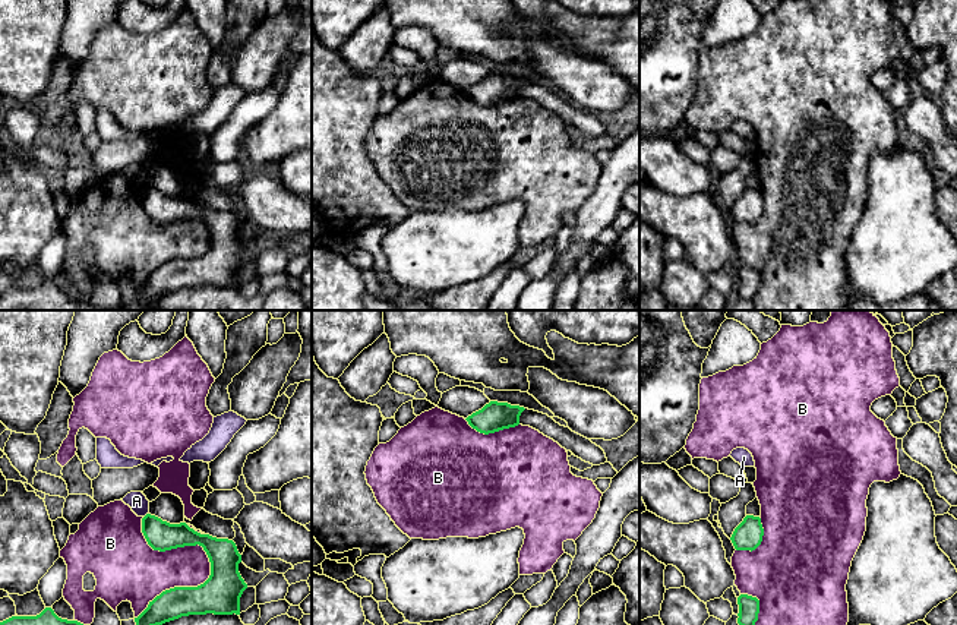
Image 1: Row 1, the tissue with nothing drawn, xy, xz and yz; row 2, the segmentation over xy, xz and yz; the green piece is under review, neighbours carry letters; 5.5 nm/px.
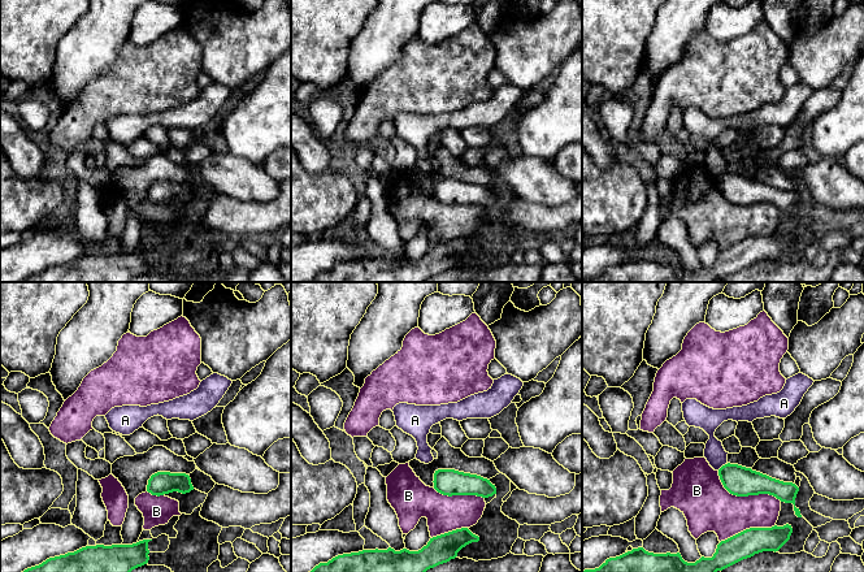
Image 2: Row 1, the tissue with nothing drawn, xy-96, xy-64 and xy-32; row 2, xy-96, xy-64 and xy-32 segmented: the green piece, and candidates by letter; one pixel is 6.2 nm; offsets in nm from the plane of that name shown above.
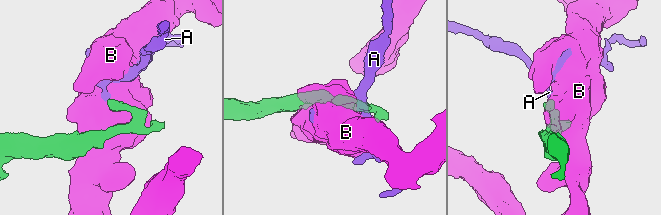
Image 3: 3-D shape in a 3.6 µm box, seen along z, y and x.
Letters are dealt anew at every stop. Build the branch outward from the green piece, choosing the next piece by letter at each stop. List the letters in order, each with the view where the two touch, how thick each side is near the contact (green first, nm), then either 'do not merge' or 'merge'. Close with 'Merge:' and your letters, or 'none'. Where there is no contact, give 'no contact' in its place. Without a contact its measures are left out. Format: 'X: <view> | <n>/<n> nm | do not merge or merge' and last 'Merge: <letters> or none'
A: xy | 160/100 nm | do not merge
B: xy | 220/220 nm | do not merge
Merge: none

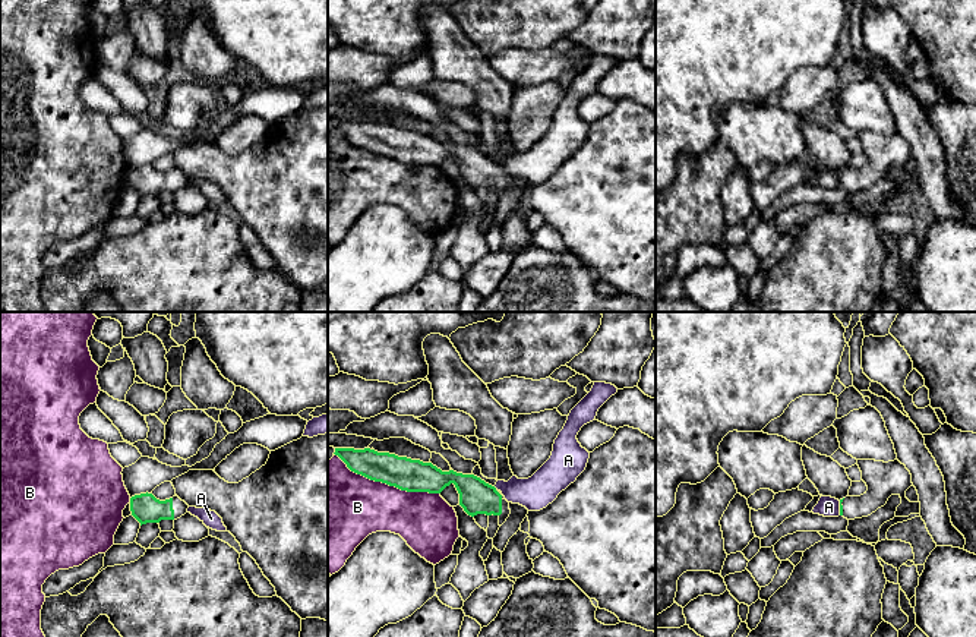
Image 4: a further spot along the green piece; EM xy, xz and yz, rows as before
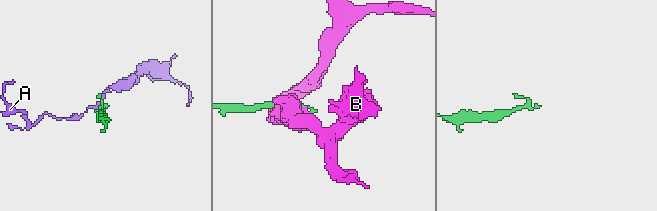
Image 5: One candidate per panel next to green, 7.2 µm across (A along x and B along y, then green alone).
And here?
A: yz | 20/110 nm | do not merge
B: xz | 180/380 nm | do not merge
Merge: none

